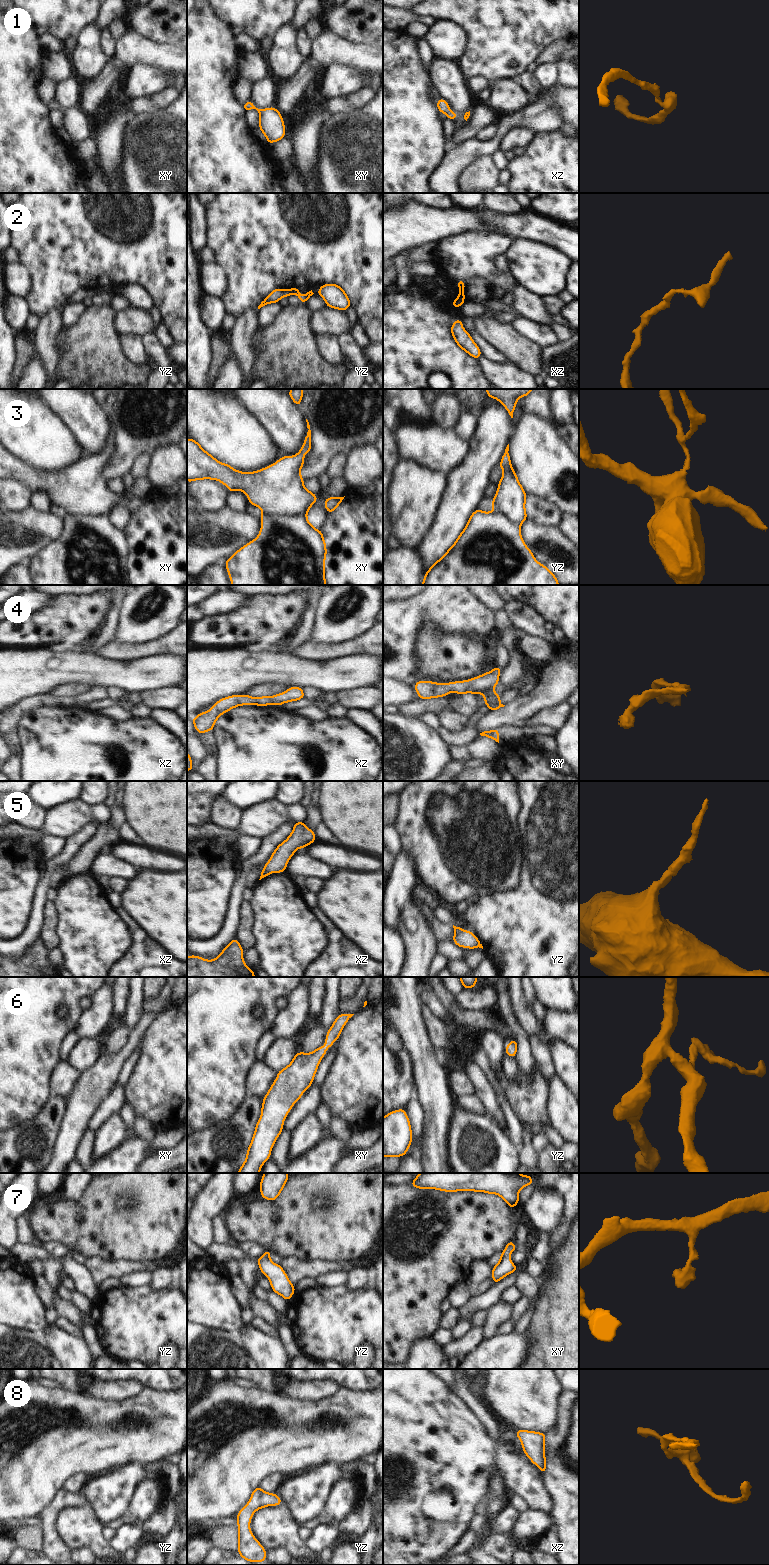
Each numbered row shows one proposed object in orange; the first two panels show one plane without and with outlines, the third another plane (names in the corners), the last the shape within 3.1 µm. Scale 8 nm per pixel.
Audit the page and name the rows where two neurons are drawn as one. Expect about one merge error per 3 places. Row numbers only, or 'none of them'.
none of them

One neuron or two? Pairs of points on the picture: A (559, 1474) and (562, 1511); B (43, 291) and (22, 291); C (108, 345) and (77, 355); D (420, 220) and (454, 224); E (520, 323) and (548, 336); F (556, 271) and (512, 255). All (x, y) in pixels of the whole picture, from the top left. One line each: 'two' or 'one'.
A: one
B: two
C: one
D: one
E: one
F: one

